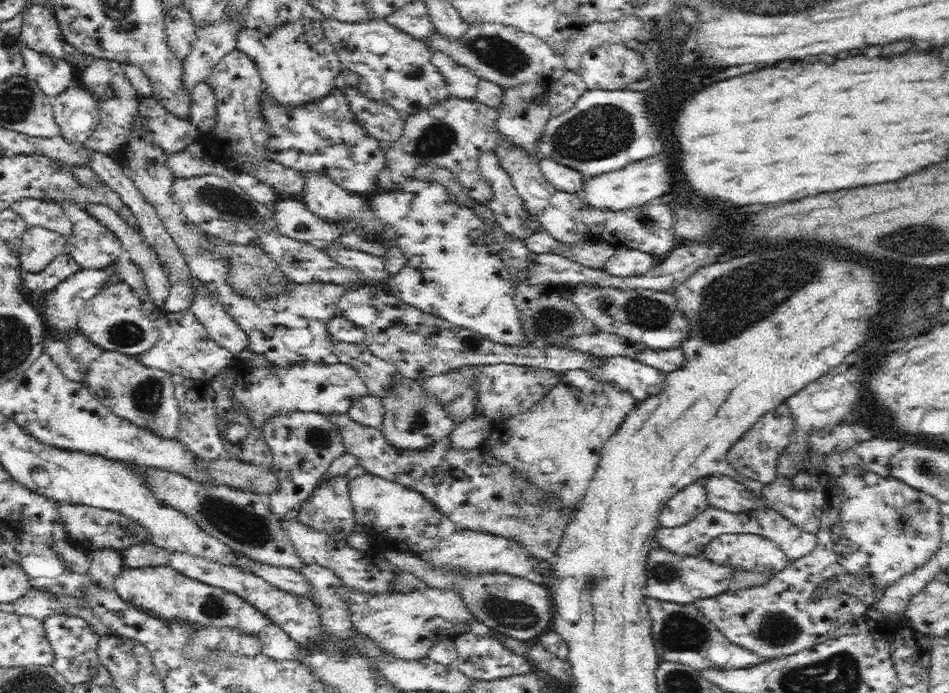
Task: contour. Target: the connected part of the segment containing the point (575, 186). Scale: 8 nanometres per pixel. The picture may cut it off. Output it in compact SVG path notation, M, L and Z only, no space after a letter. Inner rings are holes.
M539 153L538 158L539 169L557 190L577 193L583 189L587 178L583 172L576 168L562 165L544 153Z

